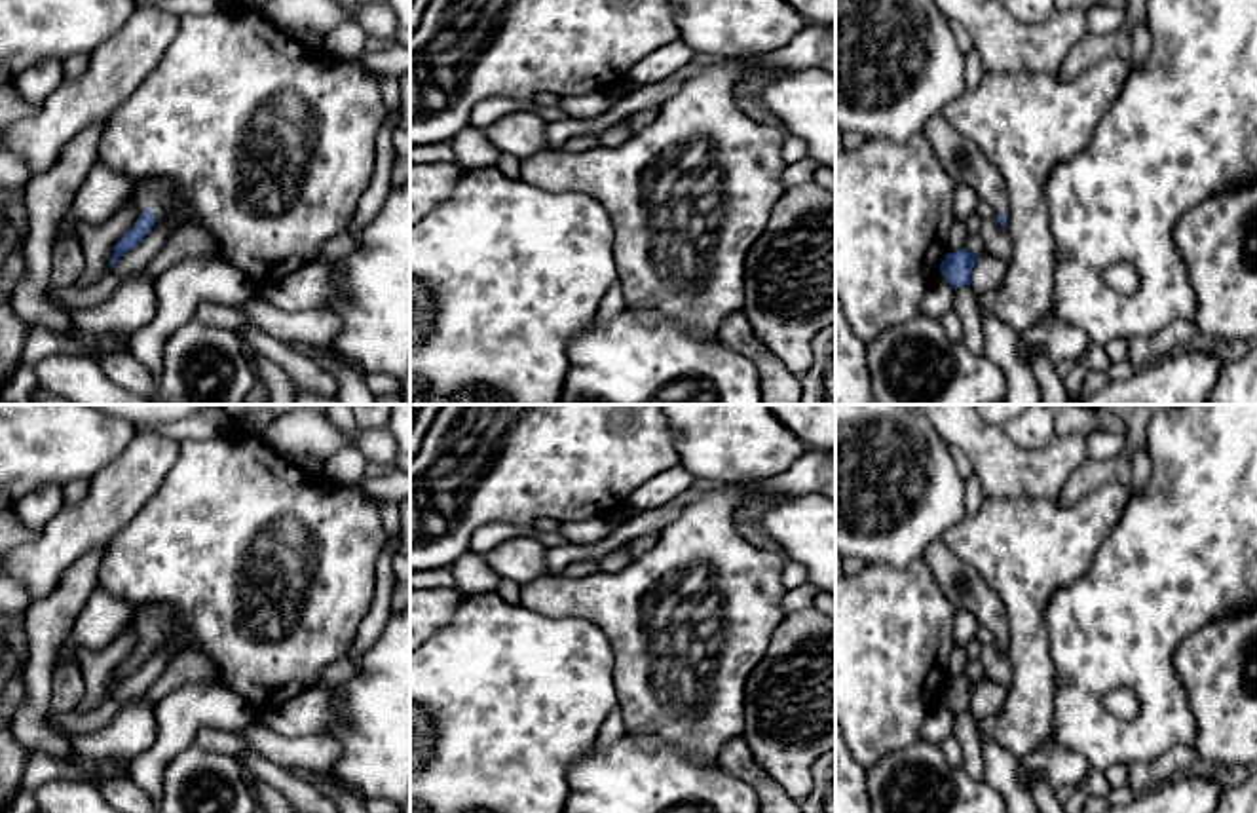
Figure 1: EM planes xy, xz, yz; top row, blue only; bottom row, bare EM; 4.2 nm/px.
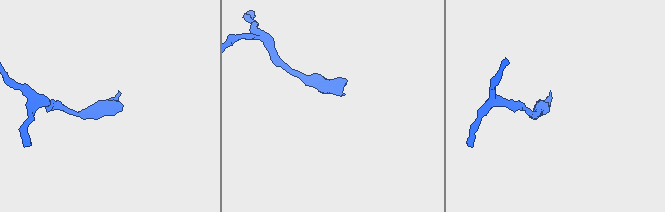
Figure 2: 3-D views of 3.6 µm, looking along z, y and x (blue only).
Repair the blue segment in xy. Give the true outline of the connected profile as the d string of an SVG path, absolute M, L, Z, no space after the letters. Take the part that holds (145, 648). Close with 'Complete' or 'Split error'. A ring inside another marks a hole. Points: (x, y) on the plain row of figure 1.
M150 608L148 612L141 614L139 627L146 629L148 633L142 636L135 652L116 669L112 684L108 688L110 695L116 691L122 680L133 674L139 667L142 667L142 663L154 652L156 640L167 636L163 608Z. Split error

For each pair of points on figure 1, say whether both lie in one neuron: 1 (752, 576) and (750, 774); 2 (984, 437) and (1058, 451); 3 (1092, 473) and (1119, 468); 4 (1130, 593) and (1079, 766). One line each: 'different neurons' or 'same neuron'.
1: different neurons
2: same neuron
3: same neuron
4: different neurons

